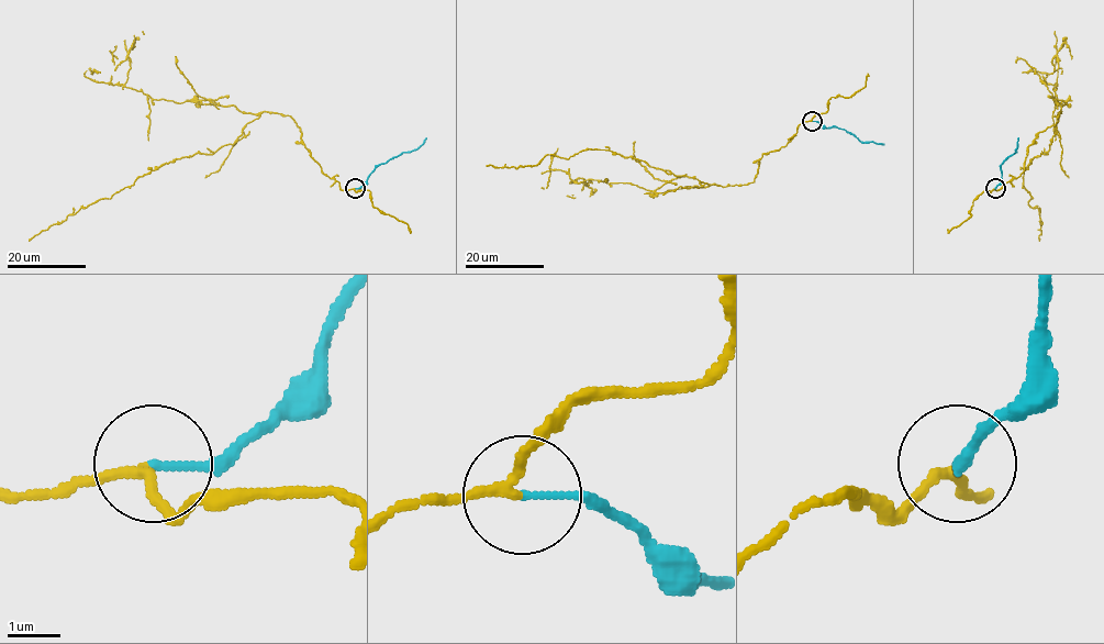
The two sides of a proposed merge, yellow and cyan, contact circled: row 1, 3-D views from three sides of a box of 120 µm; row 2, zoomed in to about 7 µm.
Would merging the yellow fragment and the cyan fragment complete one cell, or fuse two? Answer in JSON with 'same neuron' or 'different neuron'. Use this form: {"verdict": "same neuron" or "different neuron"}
{"verdict": "different neuron"}

